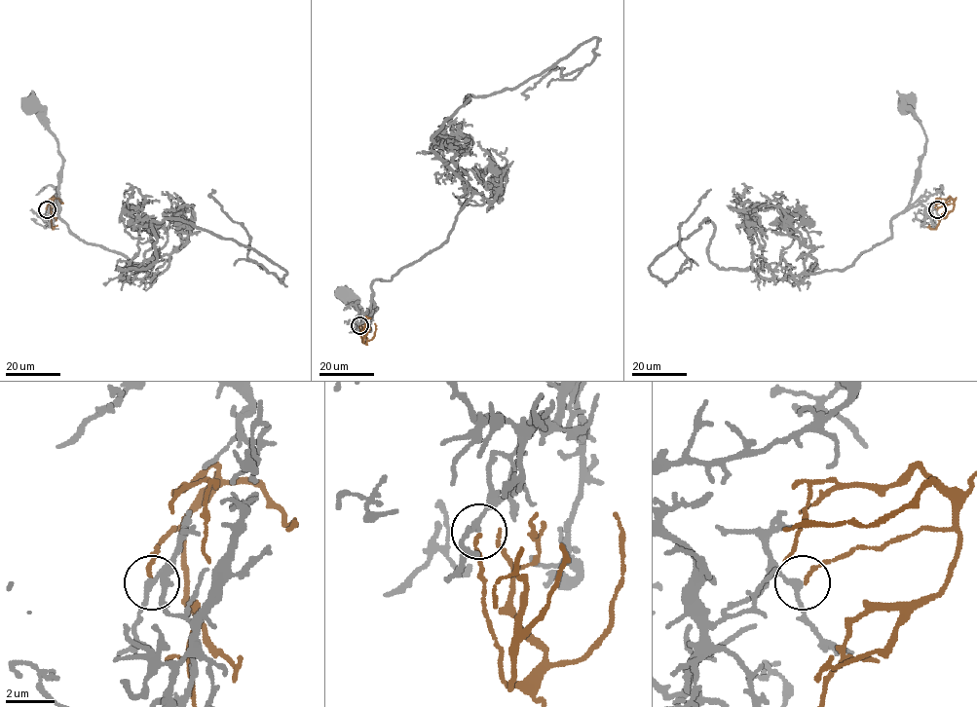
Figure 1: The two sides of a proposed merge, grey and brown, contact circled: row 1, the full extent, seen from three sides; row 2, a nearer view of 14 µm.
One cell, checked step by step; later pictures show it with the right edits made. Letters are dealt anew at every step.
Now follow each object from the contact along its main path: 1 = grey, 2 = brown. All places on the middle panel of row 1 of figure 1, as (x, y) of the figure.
1: (359, 325), (361, 318), (370, 310), (373, 294), (375, 309), (369, 316), (343, 293)
2: (359, 325), (363, 343), (364, 325), (367, 318), (370, 318)

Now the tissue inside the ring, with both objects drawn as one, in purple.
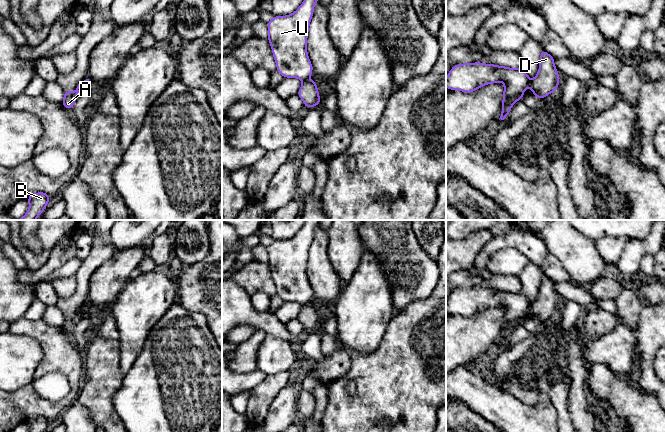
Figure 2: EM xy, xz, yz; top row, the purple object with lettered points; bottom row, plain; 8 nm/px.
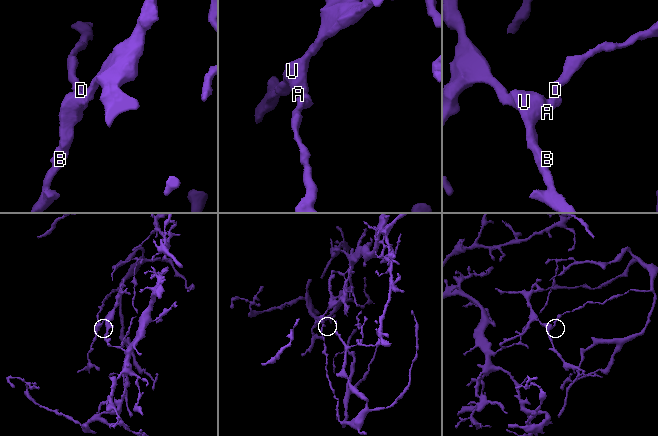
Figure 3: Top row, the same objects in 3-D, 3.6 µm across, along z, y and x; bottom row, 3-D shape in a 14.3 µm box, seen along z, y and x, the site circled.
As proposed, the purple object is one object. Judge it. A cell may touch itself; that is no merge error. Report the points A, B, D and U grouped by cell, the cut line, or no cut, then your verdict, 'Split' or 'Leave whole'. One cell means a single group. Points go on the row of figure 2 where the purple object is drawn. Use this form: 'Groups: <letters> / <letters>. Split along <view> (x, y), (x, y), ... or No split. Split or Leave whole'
Groups: A B U / D. Split along xz (308, 78), (303, 81). Split

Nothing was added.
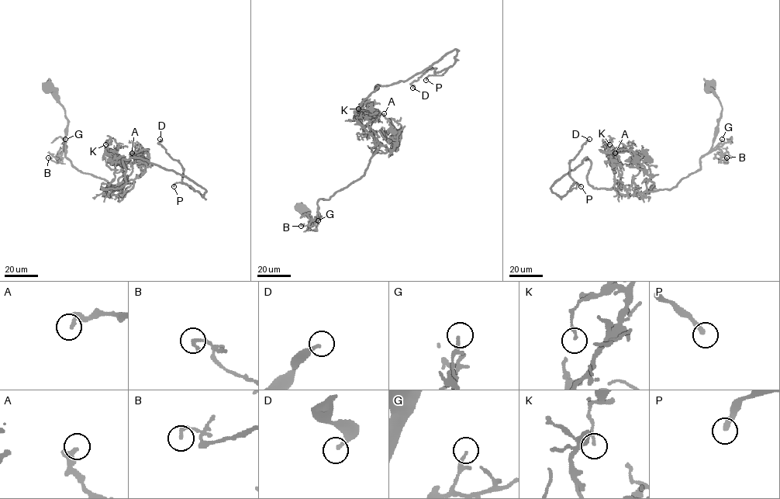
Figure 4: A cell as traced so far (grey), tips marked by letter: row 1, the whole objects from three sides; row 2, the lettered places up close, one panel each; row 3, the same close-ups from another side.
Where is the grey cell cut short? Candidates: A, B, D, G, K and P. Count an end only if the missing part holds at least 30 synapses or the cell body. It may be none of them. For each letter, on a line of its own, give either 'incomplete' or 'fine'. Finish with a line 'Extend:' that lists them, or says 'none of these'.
A: fine
B: fine
D: fine
G: fine
K: fine
P: fine
Extend: none of these

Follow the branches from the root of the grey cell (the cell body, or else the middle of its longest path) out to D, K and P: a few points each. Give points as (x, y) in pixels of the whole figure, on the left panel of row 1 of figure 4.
D: (47, 88), (65, 156), (127, 192), (105, 195), (139, 157), (203, 196), (160, 139)
K: (47, 88), (67, 120), (65, 156), (127, 192), (111, 194), (123, 171), (105, 144)
P: (47, 88), (67, 120), (65, 156), (127, 192), (105, 195), (125, 183), (131, 157), (205, 192), (174, 186)

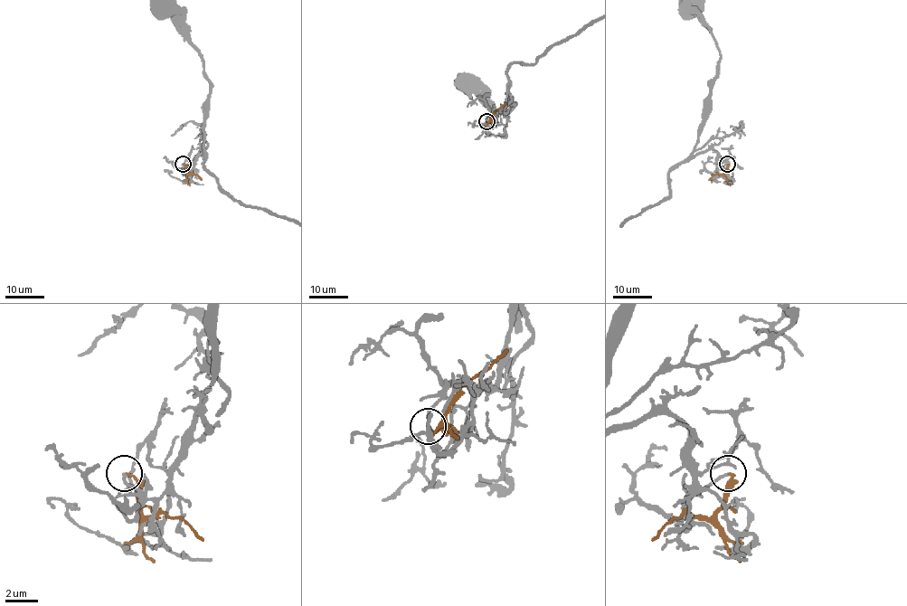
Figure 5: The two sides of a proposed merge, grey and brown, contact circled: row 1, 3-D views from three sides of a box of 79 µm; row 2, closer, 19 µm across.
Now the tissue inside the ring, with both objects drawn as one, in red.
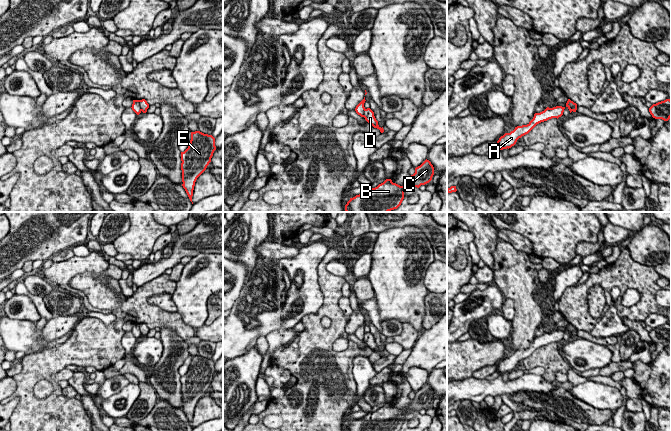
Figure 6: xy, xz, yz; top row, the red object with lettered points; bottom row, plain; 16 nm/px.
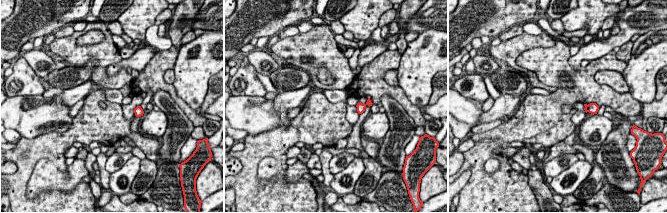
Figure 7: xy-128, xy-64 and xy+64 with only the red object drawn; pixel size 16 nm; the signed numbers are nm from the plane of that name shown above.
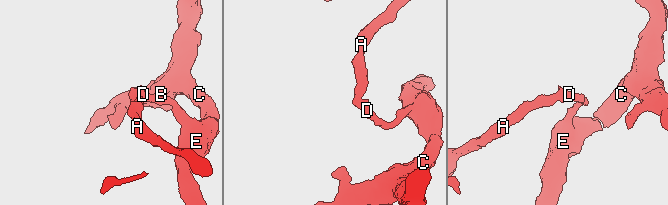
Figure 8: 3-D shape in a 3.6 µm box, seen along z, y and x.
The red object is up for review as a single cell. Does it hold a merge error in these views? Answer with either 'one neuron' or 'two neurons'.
two neurons

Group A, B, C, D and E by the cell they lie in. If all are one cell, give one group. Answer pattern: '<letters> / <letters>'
A / B C D E

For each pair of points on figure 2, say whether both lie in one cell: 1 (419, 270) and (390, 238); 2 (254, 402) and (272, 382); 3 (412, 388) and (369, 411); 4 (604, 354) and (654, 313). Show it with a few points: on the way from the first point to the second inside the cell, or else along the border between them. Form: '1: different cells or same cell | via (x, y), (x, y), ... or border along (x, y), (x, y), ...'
1: same cell | via (411, 262), (396, 246)
2: same cell | via (259, 397), (269, 387)
3: same cell | via (401, 388), (392, 388), (380, 400)
4: same cell | via (617, 348), (622, 343), (629, 342), (645, 326)

